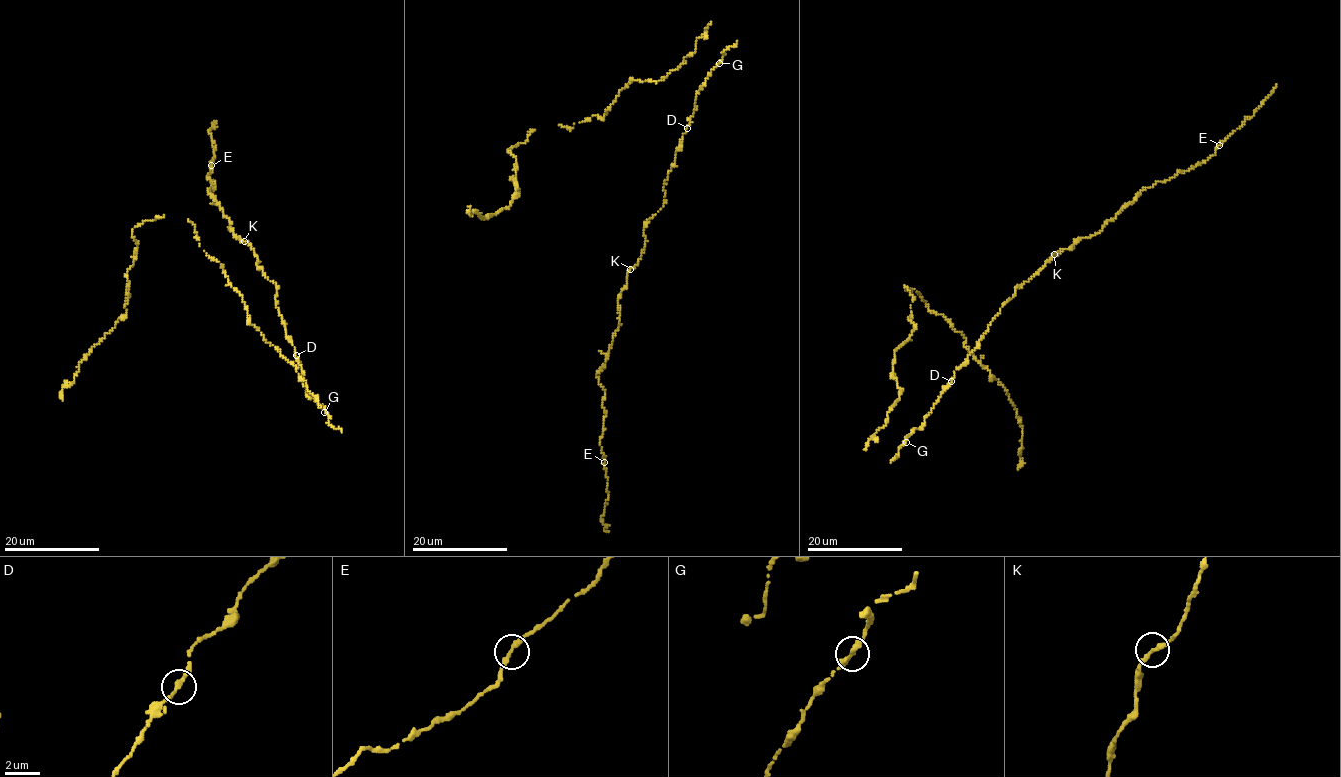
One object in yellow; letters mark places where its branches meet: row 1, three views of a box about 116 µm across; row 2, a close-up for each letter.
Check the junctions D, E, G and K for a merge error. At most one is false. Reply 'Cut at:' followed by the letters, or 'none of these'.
Cut at: none of these

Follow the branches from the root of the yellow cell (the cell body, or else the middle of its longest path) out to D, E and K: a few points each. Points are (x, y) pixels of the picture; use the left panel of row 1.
D: (322, 406), (307, 394), (302, 381), (303, 371), (296, 355)
E: (322, 406), (302, 383), (278, 286), (208, 193), (211, 166)
K: (322, 406), (308, 396), (302, 383), (303, 371), (276, 306), (278, 286), (257, 266), (253, 248), (244, 241)

